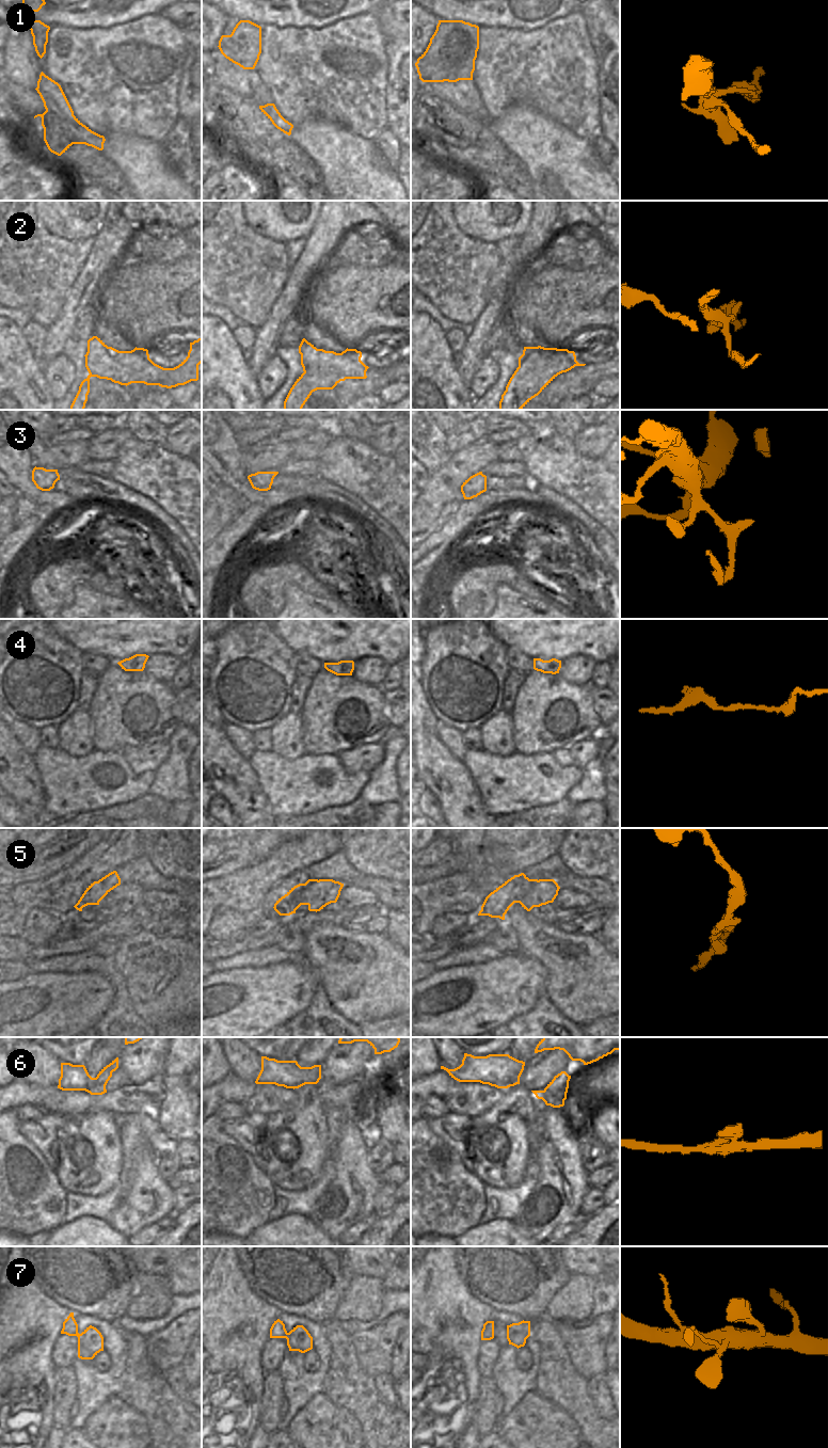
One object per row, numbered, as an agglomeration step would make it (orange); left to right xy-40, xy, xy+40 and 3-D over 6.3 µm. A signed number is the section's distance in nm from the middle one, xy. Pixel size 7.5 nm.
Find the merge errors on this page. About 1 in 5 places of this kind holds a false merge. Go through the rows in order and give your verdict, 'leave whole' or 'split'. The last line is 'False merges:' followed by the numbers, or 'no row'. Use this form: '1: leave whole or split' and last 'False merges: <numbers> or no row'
1: split
2: split
3: split
4: leave whole
5: split
6: leave whole
7: leave whole
False merges: 1, 2, 3, 5

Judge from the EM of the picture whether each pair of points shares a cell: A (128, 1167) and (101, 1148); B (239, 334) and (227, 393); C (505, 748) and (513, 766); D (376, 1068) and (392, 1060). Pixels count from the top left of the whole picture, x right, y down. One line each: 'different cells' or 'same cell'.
A: different cells
B: different cells
C: different cells
D: same cell

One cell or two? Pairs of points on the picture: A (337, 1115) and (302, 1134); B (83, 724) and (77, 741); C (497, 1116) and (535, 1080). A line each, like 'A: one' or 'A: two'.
A: two
B: one
C: two

